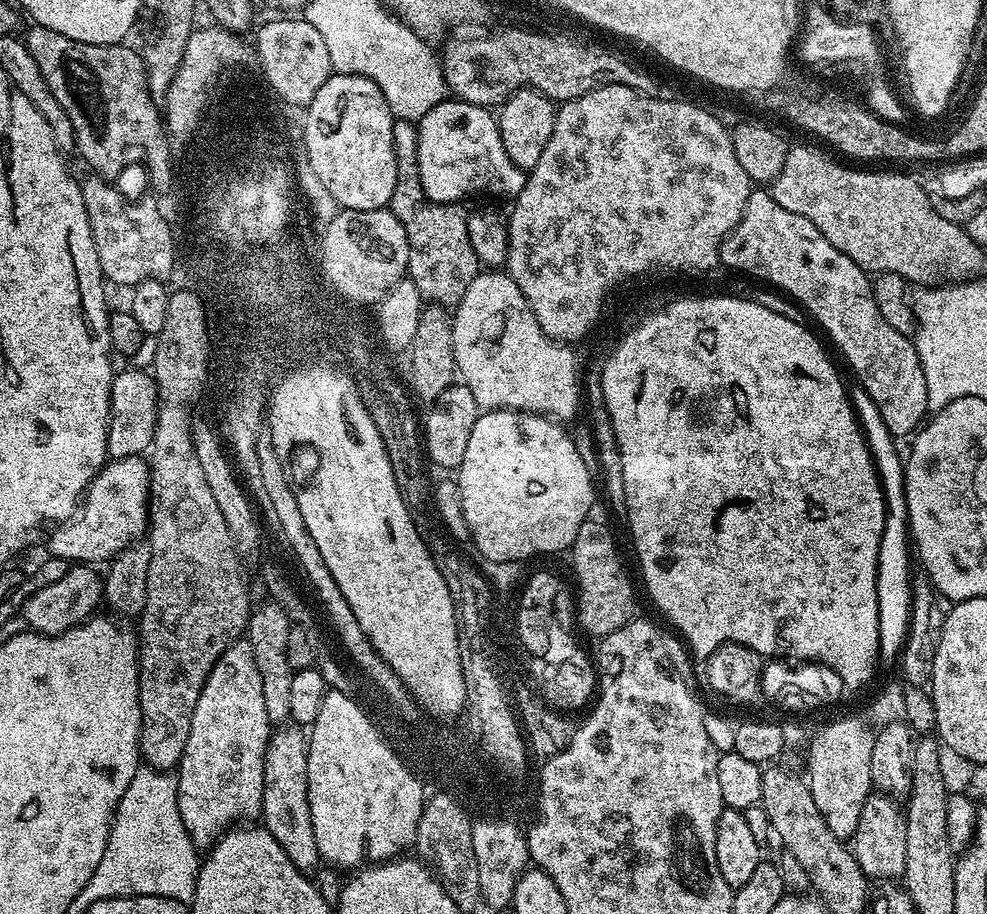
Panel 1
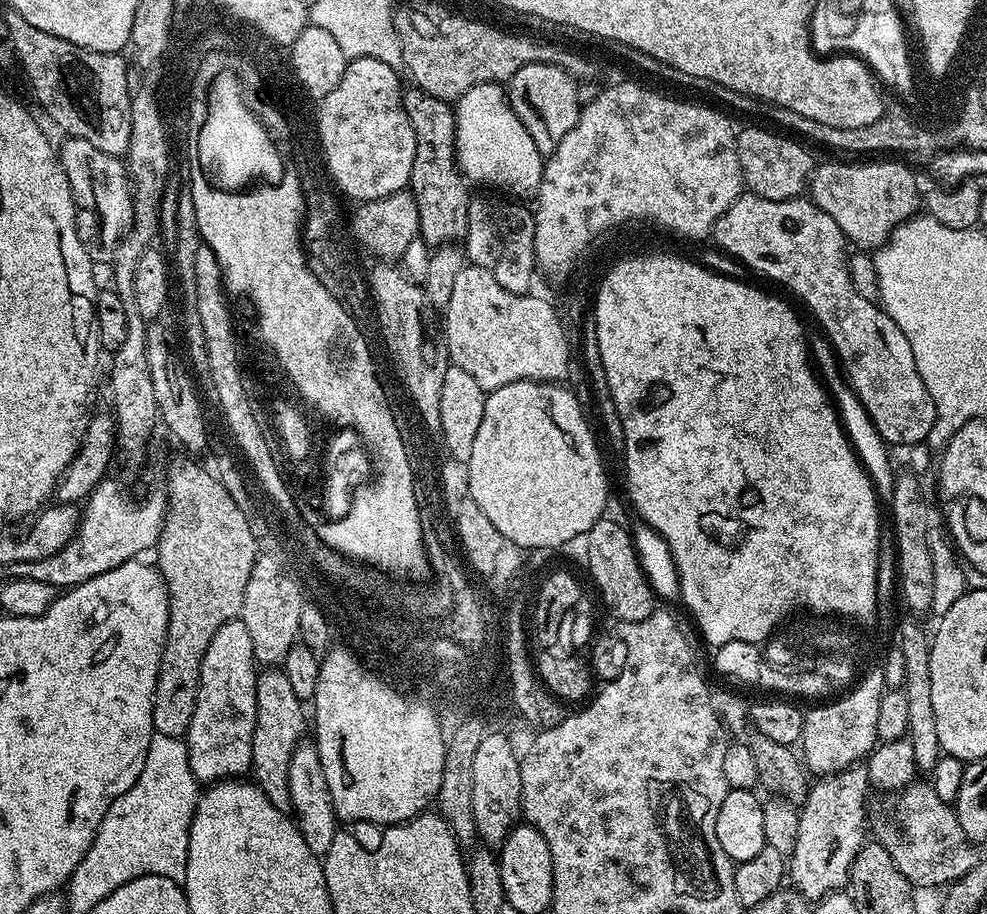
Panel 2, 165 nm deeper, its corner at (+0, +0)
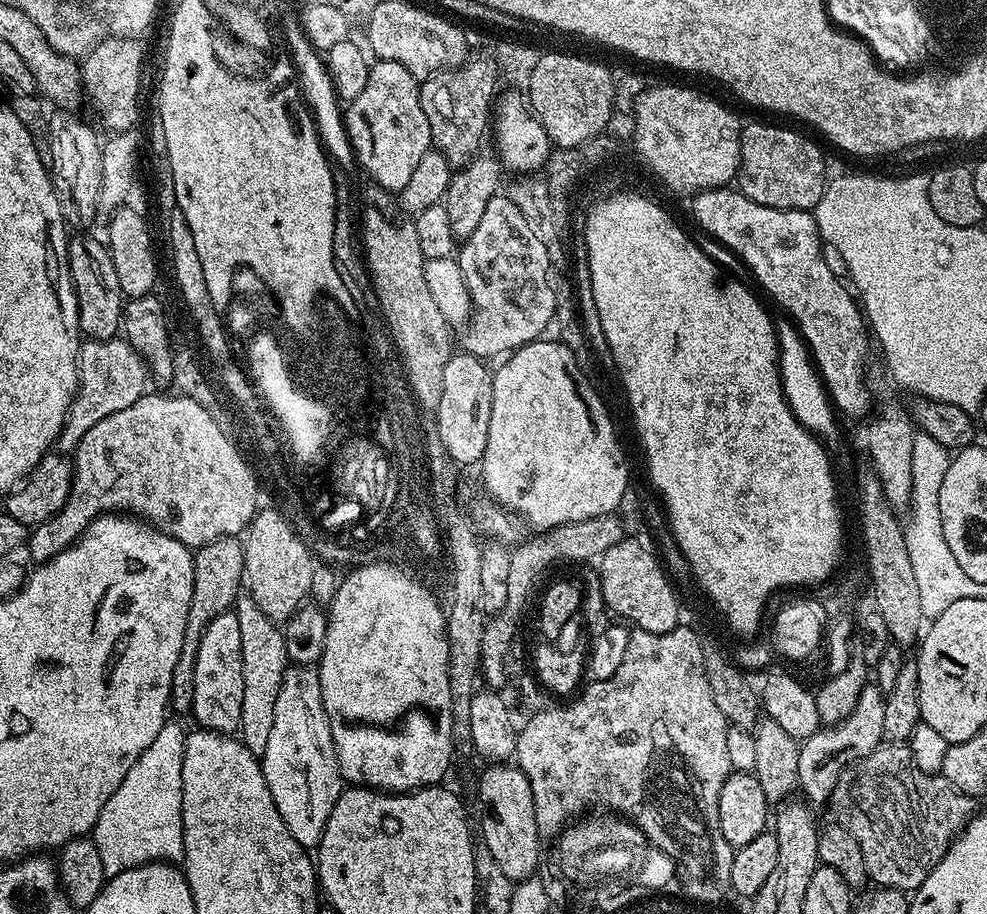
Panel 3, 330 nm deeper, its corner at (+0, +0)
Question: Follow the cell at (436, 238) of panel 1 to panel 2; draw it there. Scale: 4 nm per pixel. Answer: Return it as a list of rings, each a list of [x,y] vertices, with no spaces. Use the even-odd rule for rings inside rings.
[[[412,86],[403,93],[404,109],[406,110],[406,118],[410,118],[410,130],[414,130],[414,166],[410,170],[410,178],[408,183],[410,191],[416,197],[416,205],[418,206],[418,222],[420,223],[419,239],[423,240],[429,246],[439,246],[441,244],[454,244],[463,241],[468,235],[468,201],[470,199],[469,181],[465,180],[464,173],[460,170],[460,165],[456,162],[456,113],[453,105],[449,101],[442,98],[434,98],[434,94],[426,94],[426,90]]]

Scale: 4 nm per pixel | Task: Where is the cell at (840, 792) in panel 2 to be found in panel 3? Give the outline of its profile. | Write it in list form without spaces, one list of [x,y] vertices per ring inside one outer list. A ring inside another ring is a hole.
[[[865,686],[860,697],[845,720],[836,724],[821,727],[809,740],[800,744],[798,754],[798,778],[796,783],[799,791],[804,791],[803,799],[809,805],[824,804],[832,796],[836,783],[840,780],[840,771],[848,763],[859,762],[879,748],[885,739],[882,730],[882,710],[884,709],[885,693],[875,686]]]

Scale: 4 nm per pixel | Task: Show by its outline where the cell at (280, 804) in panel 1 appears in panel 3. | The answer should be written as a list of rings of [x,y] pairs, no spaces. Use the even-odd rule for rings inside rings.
[[[248,594],[236,597],[234,611],[238,630],[242,633],[242,718],[239,739],[257,758],[263,757],[270,729],[274,726],[274,706],[278,703],[278,690],[282,686],[284,671],[290,667],[286,642],[279,623],[258,608]]]

